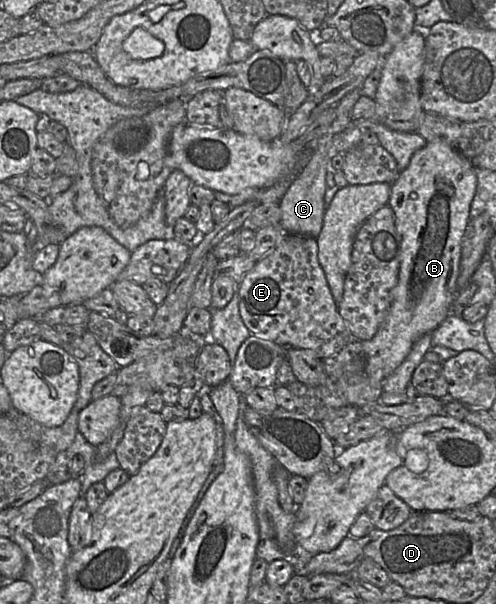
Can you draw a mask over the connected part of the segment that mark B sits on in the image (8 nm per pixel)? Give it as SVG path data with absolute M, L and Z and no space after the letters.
M434 140L414 153L408 167L391 185L388 204L395 214L395 225L401 236L401 260L398 283L392 291L389 311L372 339L361 342L369 376L385 380L407 357L413 344L422 335L433 332L452 312L457 296L457 279L461 242L477 185L472 164L448 143Z

